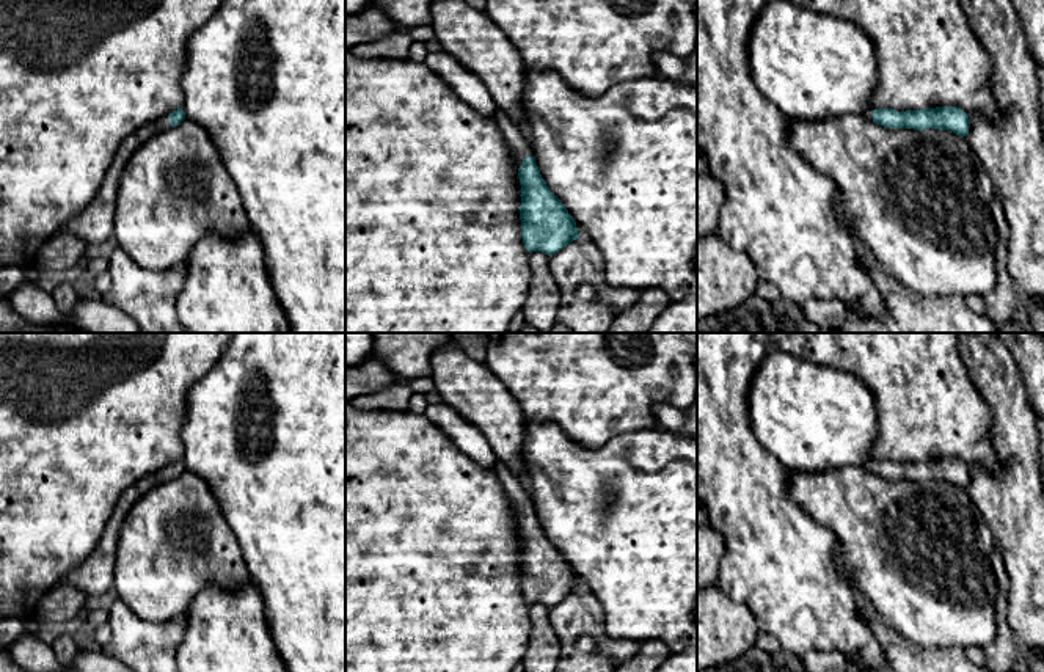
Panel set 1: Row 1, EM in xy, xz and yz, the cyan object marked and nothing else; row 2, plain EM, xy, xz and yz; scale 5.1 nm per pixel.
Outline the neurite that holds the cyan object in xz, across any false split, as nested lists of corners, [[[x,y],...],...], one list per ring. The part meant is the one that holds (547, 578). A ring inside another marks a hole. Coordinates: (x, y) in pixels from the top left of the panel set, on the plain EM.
[[[496,462],[493,469],[517,510],[521,537],[520,572],[524,600],[529,604],[556,606],[581,589],[576,573],[542,529],[532,499],[523,488],[521,480],[499,462]]]

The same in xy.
[[[177,460],[173,465],[140,479],[127,488],[115,506],[93,553],[82,564],[72,568],[64,576],[64,581],[75,586],[88,597],[104,595],[110,590],[115,584],[116,546],[126,515],[149,490],[179,477],[184,471],[184,462]]]

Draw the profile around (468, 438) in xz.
[[[444,402],[429,404],[424,415],[432,424],[443,429],[454,444],[477,465],[487,469],[495,468],[496,455],[485,435],[454,408]]]

